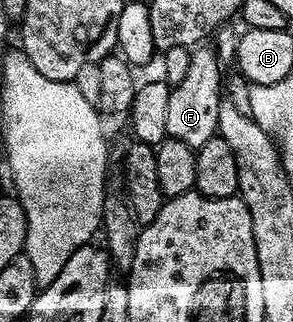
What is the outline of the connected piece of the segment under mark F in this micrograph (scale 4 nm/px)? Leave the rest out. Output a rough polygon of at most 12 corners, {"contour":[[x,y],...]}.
{"contour":[[206,45],[170,88],[166,134],[196,149],[218,134],[224,79]]}

